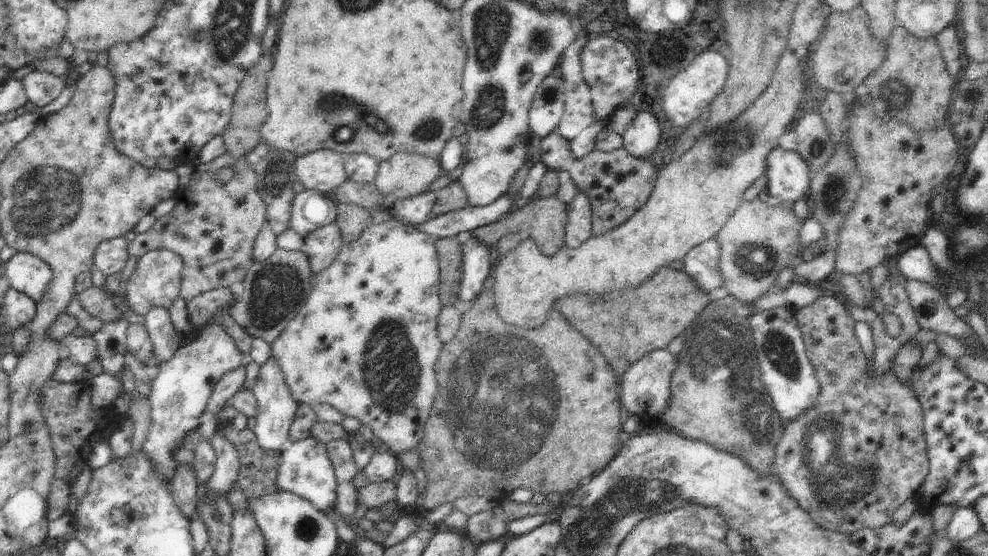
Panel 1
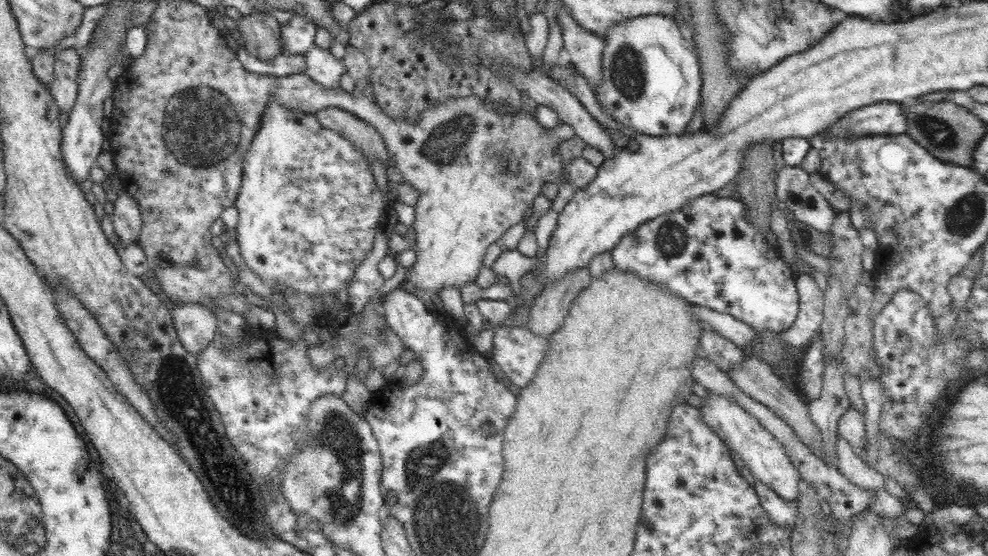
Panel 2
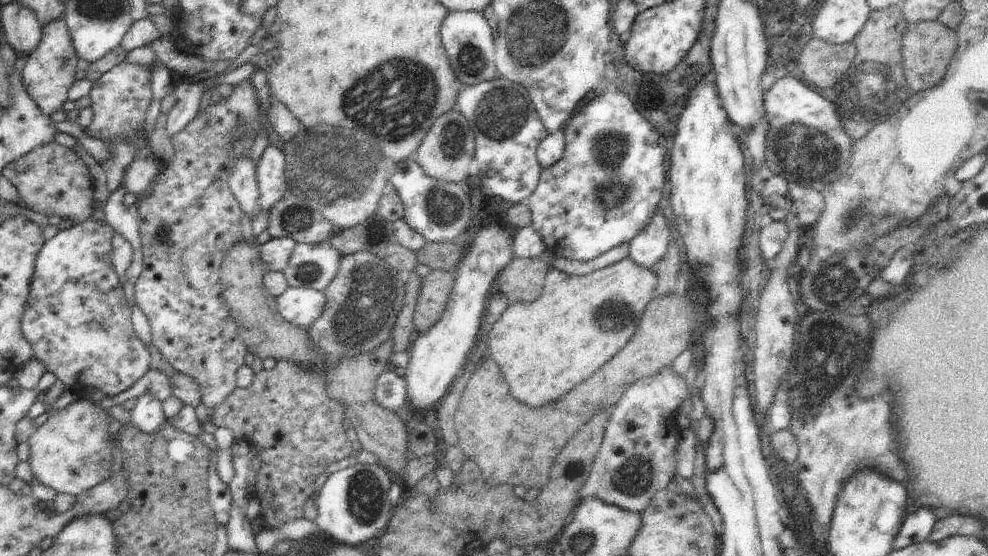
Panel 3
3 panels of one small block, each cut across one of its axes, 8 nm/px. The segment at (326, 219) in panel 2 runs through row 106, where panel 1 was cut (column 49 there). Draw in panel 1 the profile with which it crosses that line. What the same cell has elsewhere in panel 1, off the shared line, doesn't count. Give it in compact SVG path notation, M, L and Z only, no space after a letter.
M16 253L7 263L5 275L7 276L10 286L21 293L27 294L36 304L38 304L46 289L52 282L53 272L50 265L47 265L41 258L30 253Z

